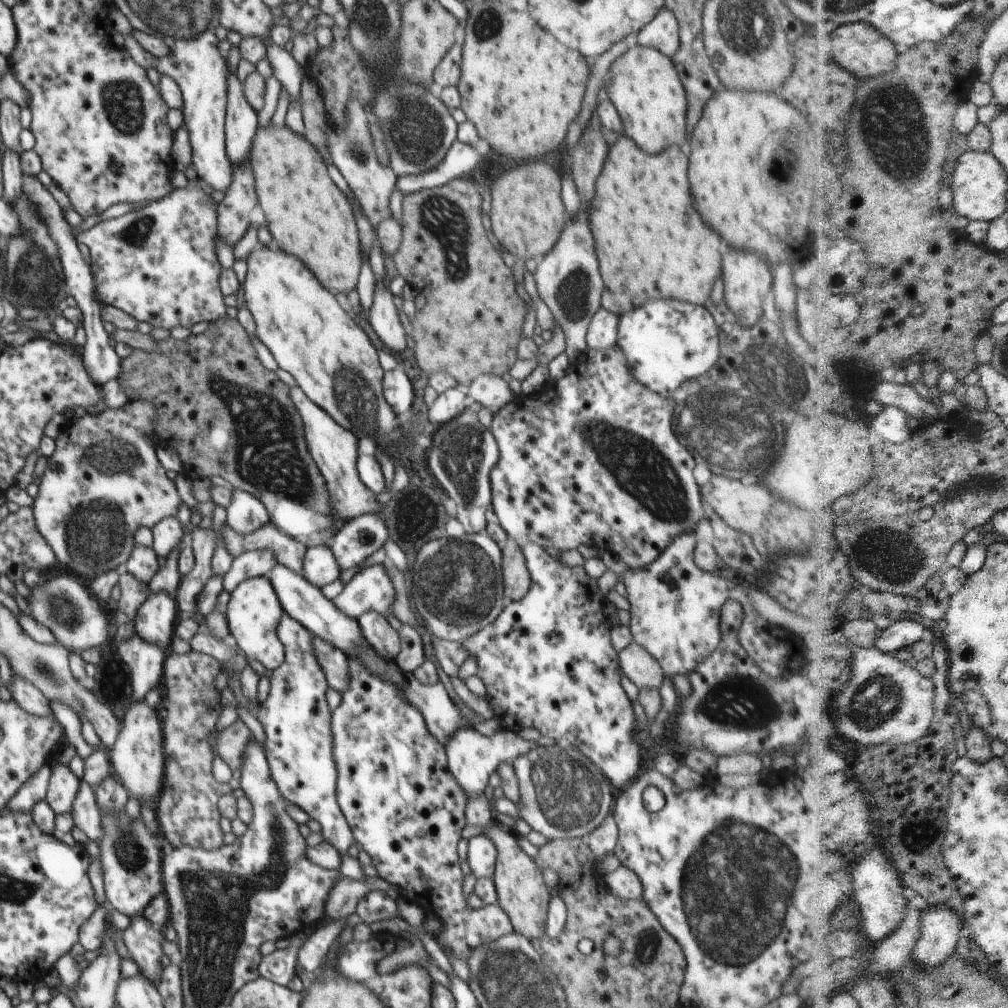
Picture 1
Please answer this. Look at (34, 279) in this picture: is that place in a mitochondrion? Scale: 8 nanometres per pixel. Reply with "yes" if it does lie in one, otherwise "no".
yes

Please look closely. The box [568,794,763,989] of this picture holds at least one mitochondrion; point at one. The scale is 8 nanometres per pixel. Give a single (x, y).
(647, 948)

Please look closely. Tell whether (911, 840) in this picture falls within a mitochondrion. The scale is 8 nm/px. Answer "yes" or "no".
yes

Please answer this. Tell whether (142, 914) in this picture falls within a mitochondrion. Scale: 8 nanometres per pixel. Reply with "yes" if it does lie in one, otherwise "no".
no

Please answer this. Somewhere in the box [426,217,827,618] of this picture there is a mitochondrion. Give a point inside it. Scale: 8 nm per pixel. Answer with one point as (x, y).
(638, 467)

